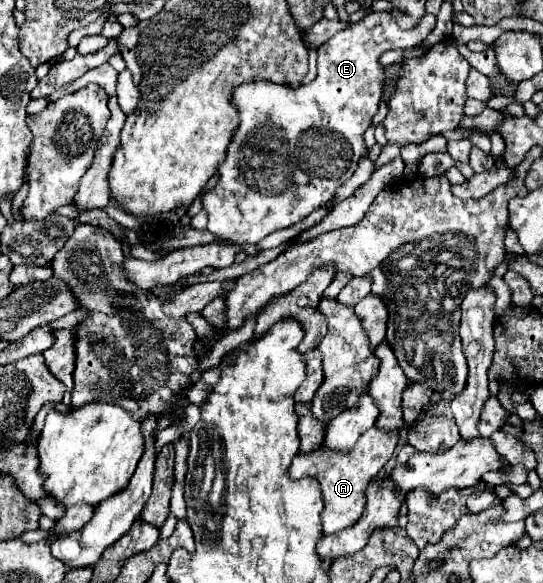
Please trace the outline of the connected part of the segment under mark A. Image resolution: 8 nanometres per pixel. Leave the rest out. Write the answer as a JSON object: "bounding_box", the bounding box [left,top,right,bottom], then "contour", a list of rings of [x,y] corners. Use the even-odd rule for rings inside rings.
{"bounding_box":[288,428,398,536],"contour":[[[370,428],[360,436],[354,450],[350,450],[348,454],[334,454],[334,452],[326,452],[324,448],[318,448],[316,452],[300,454],[298,458],[294,458],[294,462],[288,468],[292,480],[310,476],[320,482],[322,500],[324,500],[324,512],[322,512],[324,536],[344,530],[360,518],[364,510],[364,490],[372,482],[372,476],[376,476],[382,470],[382,466],[390,460],[396,444],[398,444],[398,432],[382,432],[378,428]]]}

